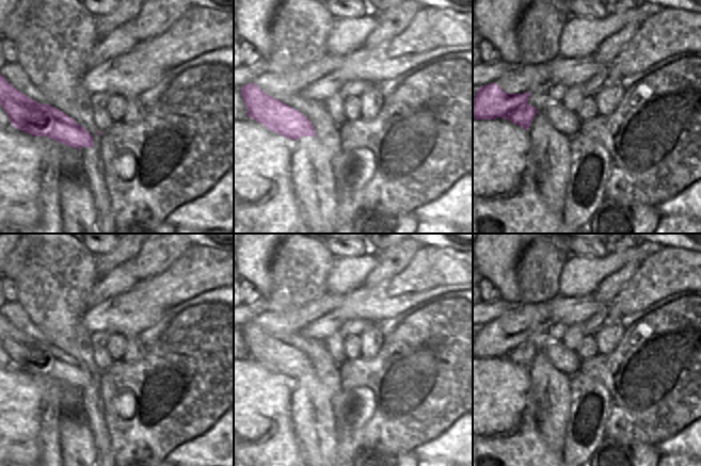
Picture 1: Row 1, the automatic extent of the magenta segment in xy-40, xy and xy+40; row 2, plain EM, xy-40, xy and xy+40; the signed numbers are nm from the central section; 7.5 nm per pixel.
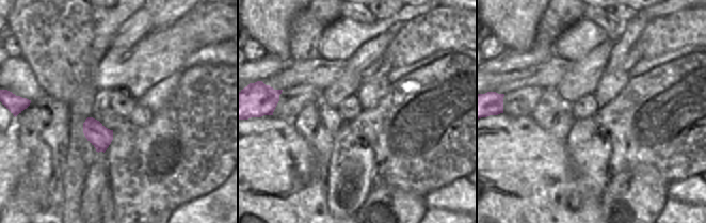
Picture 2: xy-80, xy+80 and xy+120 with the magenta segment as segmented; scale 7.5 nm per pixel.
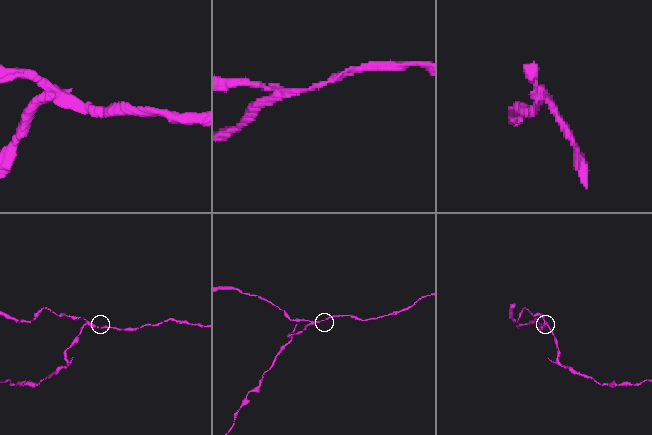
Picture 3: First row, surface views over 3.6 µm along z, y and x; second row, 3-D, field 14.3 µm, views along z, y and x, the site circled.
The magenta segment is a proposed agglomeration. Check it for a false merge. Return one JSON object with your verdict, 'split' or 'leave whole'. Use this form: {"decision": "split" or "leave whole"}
{"decision": "split"}

